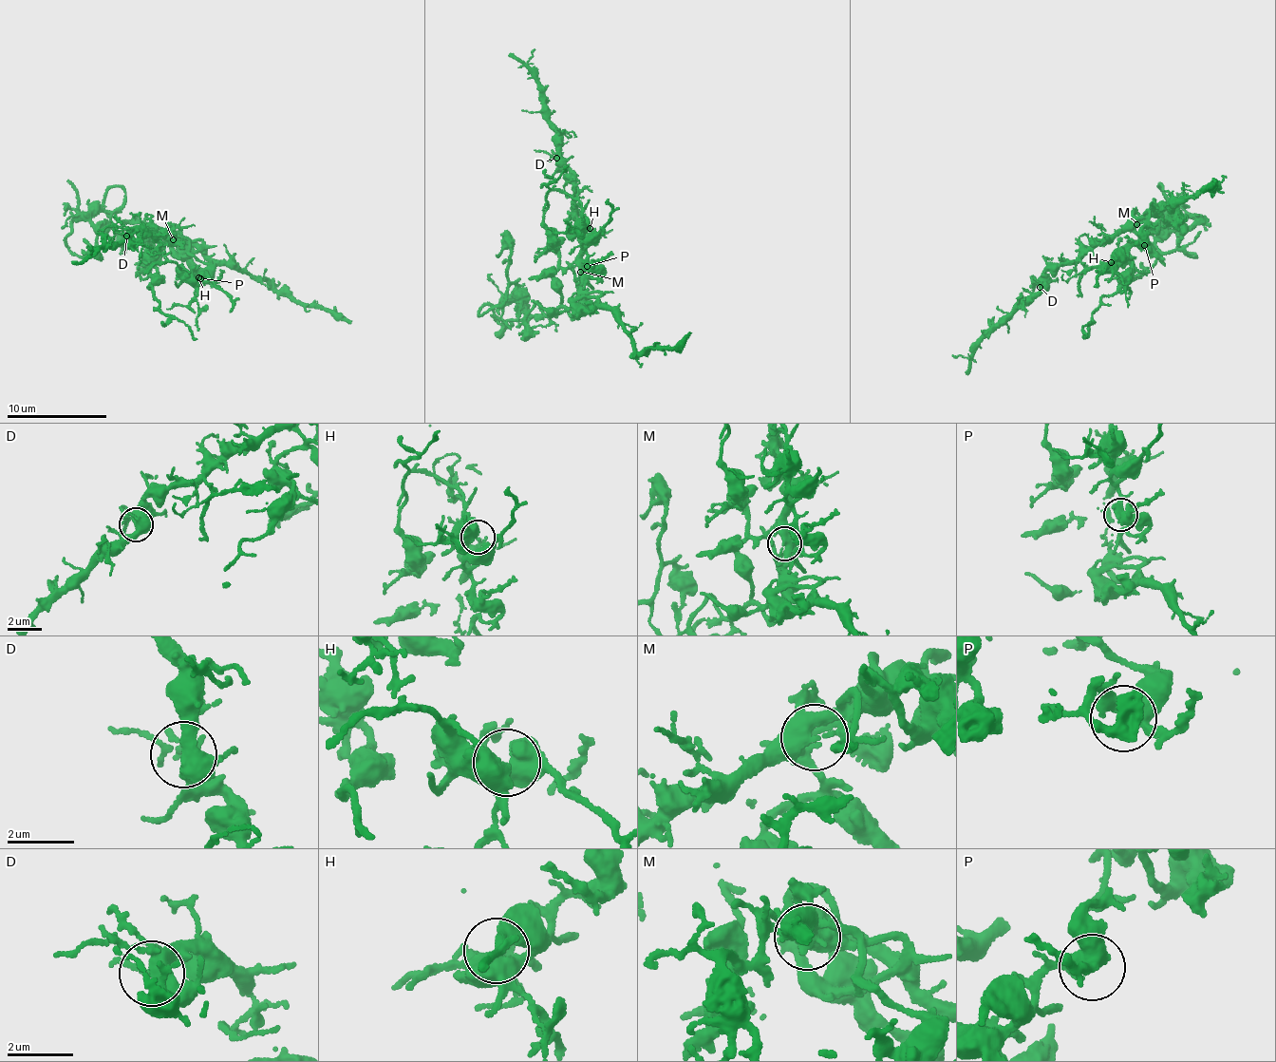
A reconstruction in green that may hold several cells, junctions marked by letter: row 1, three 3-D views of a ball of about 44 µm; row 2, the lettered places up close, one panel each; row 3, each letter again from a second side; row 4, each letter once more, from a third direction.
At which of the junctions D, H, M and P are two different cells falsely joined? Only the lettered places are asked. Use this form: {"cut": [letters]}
{"cut": ["M"]}

